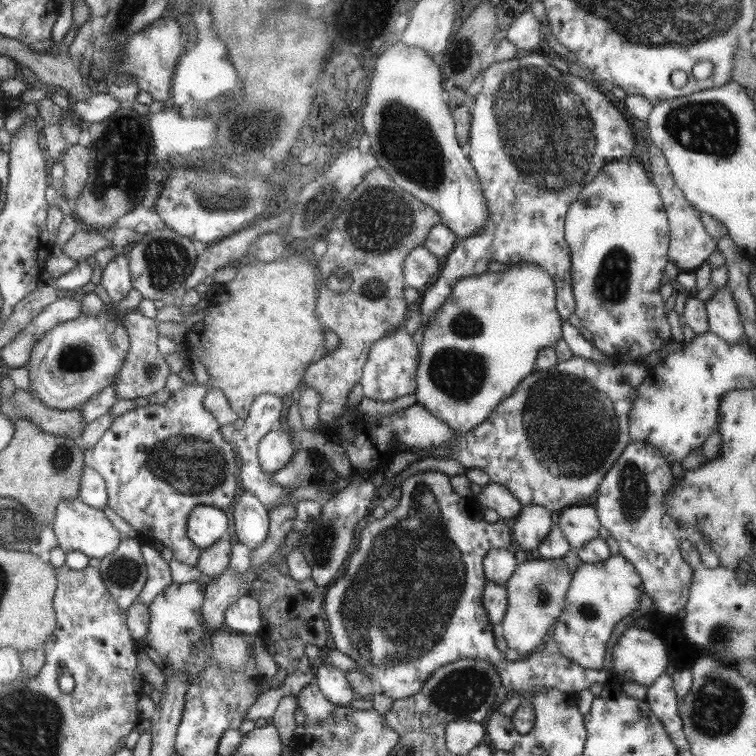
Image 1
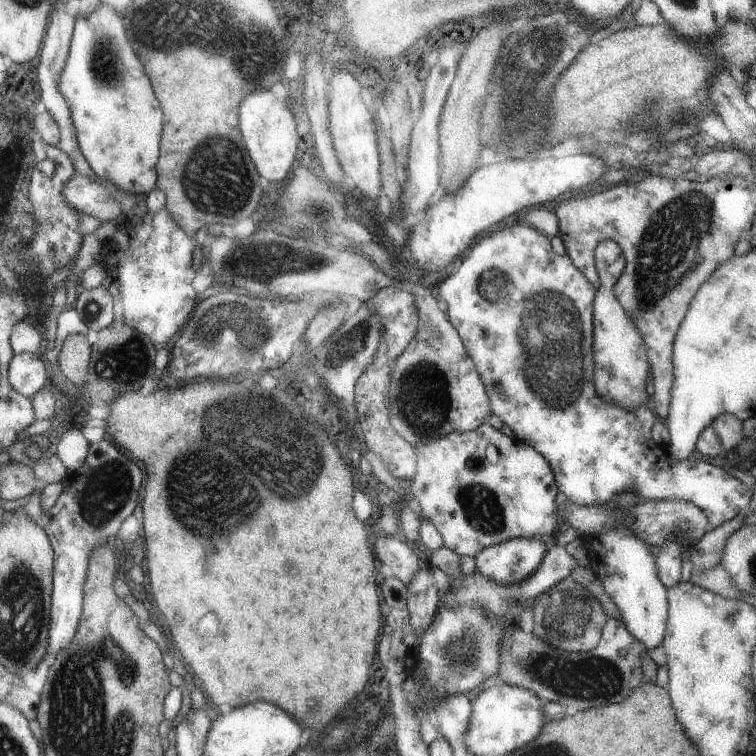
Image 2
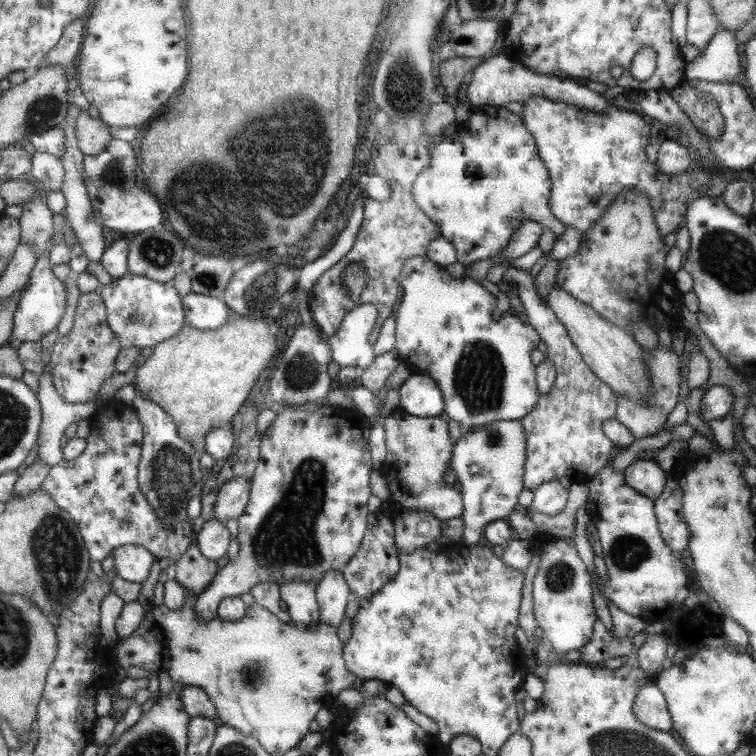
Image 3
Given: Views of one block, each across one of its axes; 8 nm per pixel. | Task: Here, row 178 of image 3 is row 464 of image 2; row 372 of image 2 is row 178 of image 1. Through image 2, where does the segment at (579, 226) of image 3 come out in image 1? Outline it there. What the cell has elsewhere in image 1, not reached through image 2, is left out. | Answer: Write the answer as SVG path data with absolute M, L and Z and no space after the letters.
M530 53L523 58L515 58L511 60L505 60L502 62L493 63L488 68L482 71L479 76L481 79L481 91L473 98L473 110L470 110L470 129L468 133L468 152L470 155L470 163L474 164L478 175L478 180L483 188L483 194L486 198L487 209L487 222L485 227L469 238L457 238L455 248L451 251L451 254L447 256L447 260L440 263L441 268L438 271L437 279L431 286L424 292L422 300L420 302L420 328L426 328L430 324L430 320L434 319L436 312L439 308L442 308L446 304L448 296L450 296L454 284L459 279L466 278L467 276L477 276L483 274L487 270L487 264L489 262L500 262L504 265L507 264L534 264L539 268L542 268L543 272L547 273L547 276L551 277L554 281L554 305L558 311L558 315L562 317L562 320L567 320L567 316L571 316L574 313L574 297L573 289L571 288L570 279L570 247L566 243L565 239L565 218L566 212L570 209L570 205L574 203L577 198L577 194L581 194L579 190L589 184L595 176L598 175L599 170L612 160L619 159L620 157L629 156L637 144L629 124L625 122L625 118L607 102L607 98L597 92L591 84L583 82L581 78L575 78L571 74L559 74L555 68L551 68L540 53Z

